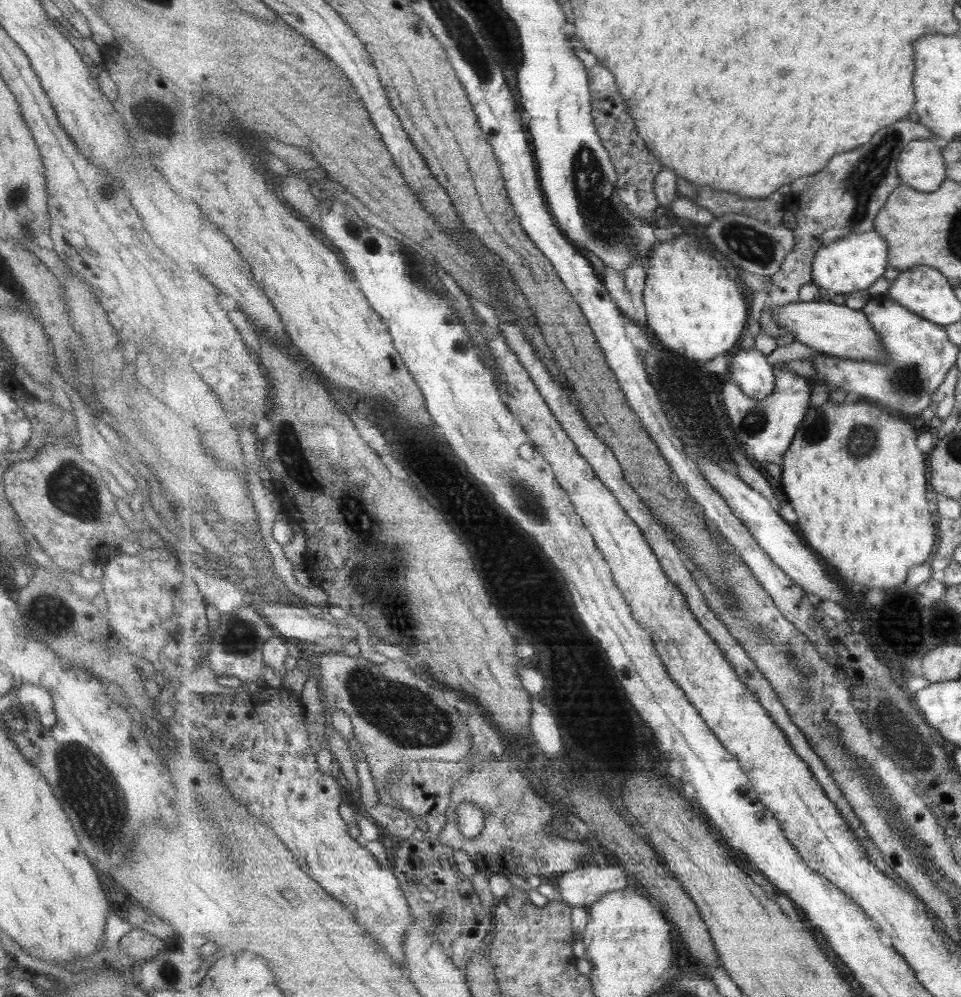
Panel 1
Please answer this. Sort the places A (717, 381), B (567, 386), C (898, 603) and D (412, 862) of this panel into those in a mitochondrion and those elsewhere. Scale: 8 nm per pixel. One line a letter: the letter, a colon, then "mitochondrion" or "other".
A: other
B: other
C: other
D: other

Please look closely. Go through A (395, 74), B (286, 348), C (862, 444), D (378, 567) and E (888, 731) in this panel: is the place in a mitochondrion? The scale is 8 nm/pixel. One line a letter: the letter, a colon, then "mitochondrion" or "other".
A: other
B: other
C: mitochondrion
D: mitochondrion
E: mitochondrion

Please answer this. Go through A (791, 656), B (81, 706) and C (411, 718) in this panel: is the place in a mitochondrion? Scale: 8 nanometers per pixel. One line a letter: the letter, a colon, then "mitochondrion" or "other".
A: mitochondrion
B: other
C: mitochondrion

